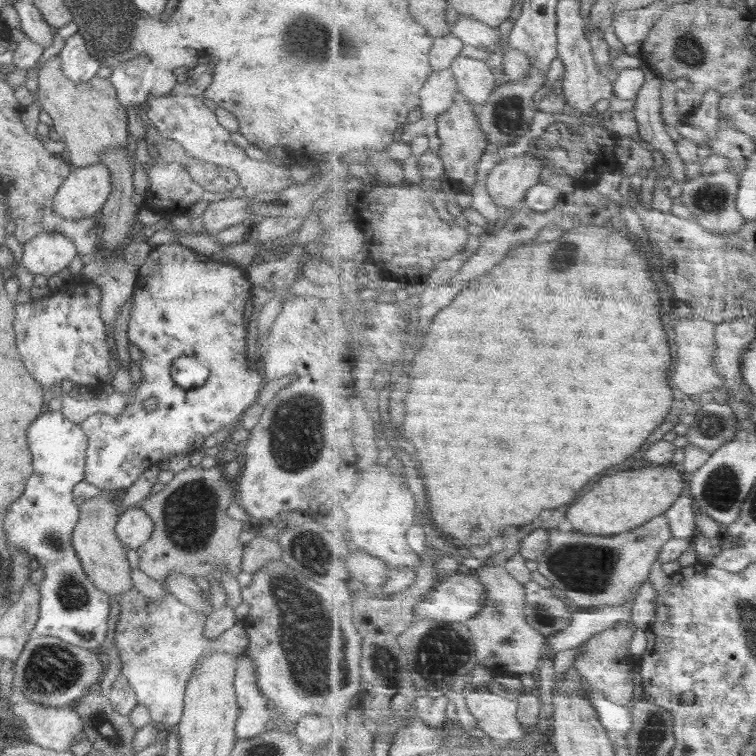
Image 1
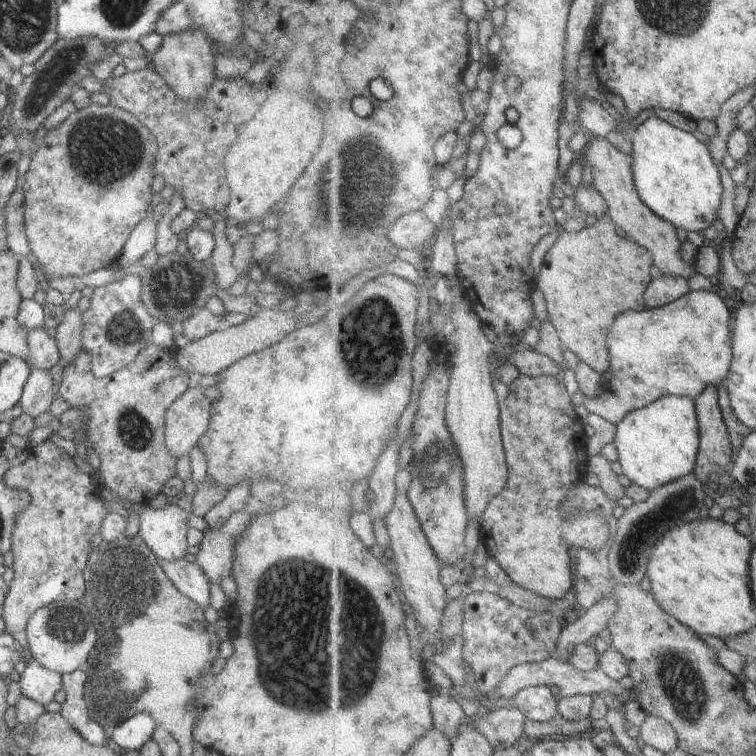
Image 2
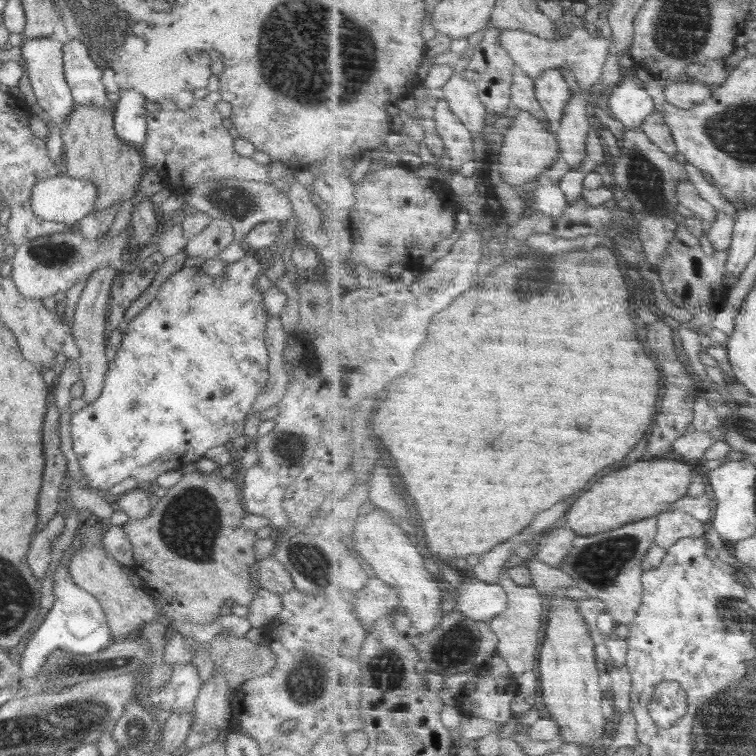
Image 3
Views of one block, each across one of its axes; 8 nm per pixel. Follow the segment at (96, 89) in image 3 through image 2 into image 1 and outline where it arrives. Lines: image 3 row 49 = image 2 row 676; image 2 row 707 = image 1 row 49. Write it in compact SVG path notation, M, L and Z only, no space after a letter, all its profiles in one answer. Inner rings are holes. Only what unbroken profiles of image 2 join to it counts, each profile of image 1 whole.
M78 32L65 40L64 47L59 53L62 62L62 74L72 82L88 82L92 80L100 68L98 60L88 54L84 38Z

